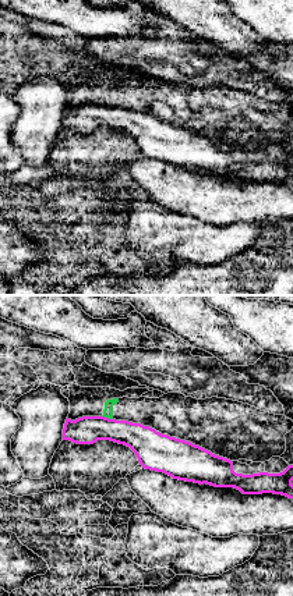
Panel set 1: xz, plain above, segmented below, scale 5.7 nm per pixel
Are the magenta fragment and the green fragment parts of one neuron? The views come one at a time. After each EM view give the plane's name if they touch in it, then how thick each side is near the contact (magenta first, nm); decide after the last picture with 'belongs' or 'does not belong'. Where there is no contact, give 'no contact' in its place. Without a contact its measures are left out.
xz | 170/60 nm

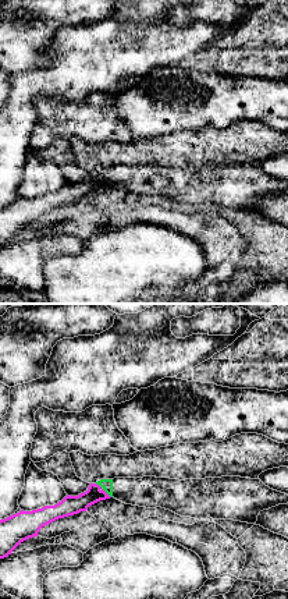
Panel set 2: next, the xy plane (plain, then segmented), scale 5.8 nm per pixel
xy | 110/60 nm

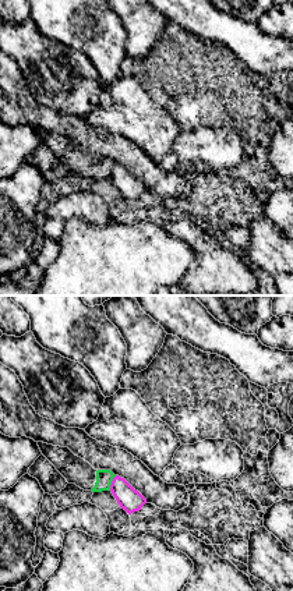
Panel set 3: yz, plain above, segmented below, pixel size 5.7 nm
yz | 130/100 nm

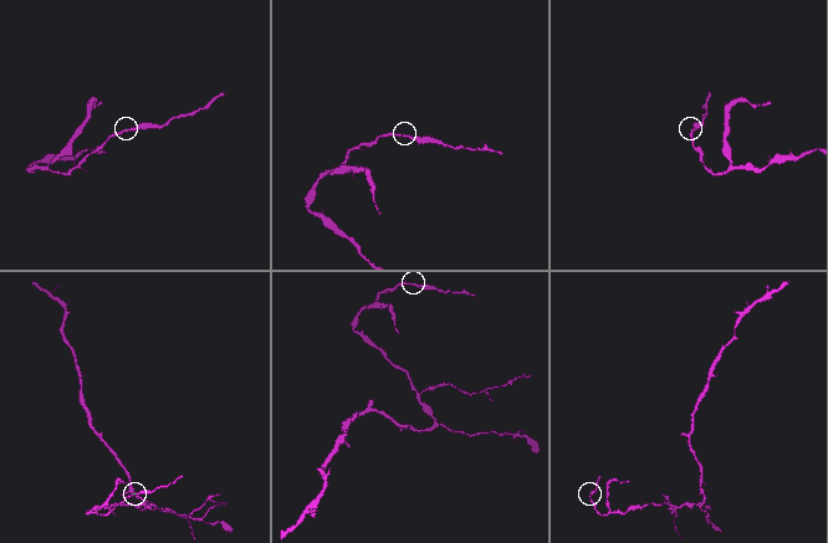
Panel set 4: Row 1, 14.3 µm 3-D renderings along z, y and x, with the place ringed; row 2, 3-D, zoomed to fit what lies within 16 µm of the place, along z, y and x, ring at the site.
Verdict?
does not belong

